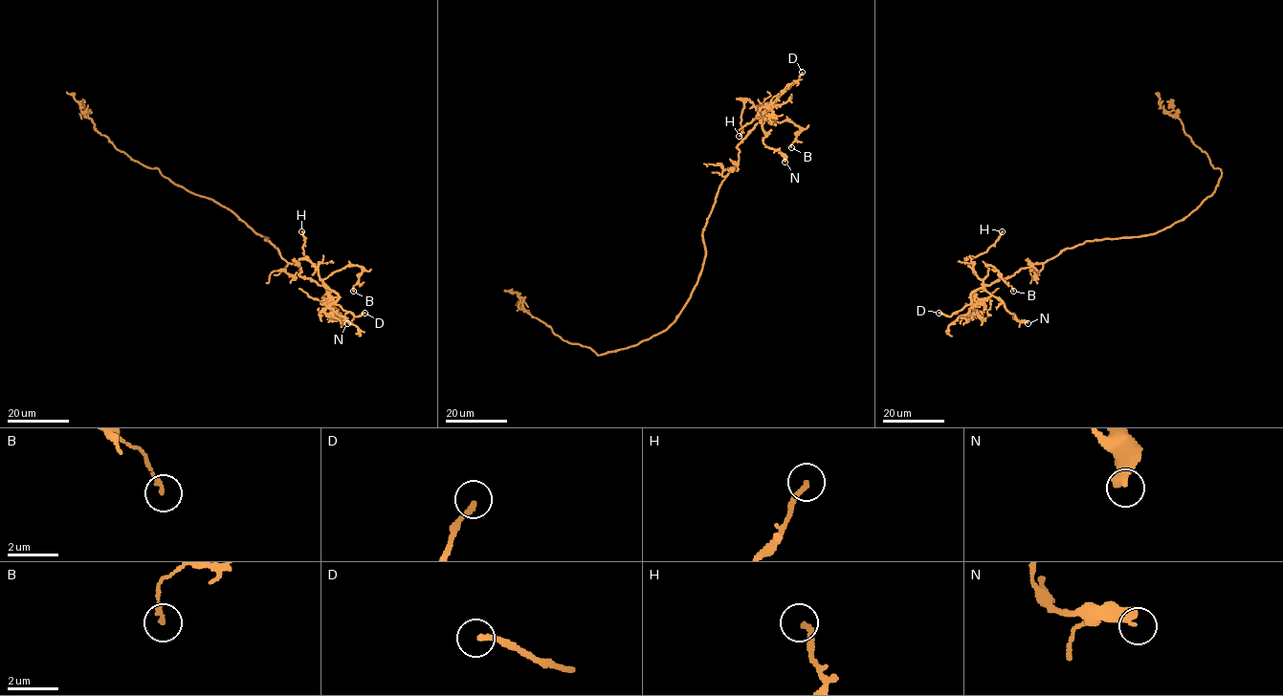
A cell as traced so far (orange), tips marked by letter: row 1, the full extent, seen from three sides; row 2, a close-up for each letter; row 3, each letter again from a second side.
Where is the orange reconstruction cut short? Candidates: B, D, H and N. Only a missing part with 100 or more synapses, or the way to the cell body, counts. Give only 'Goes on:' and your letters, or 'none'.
Goes on: D

